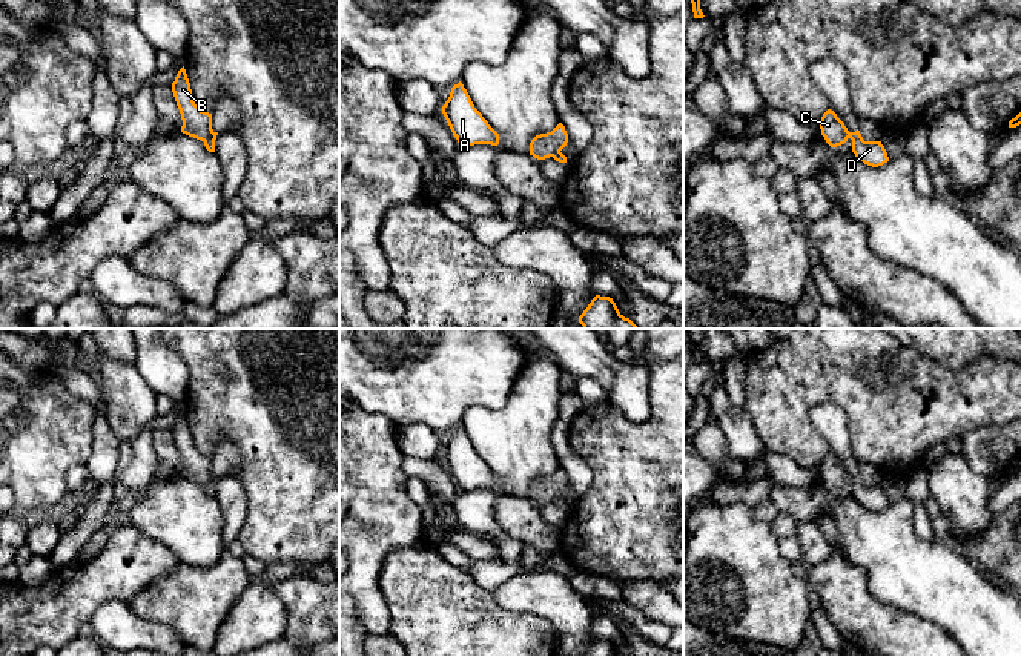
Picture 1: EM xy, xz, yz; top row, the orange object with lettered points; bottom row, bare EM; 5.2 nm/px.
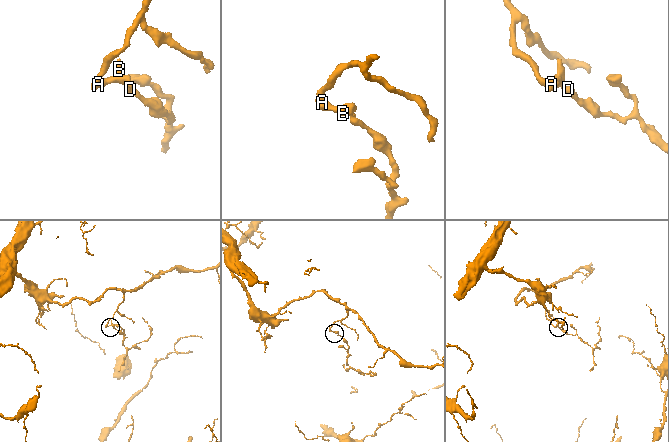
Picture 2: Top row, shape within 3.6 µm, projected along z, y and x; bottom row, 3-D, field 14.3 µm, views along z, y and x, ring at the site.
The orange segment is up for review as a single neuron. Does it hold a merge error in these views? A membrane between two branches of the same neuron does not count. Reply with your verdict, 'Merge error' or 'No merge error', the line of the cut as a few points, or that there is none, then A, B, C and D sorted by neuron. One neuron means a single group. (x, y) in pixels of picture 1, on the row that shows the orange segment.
Merge error. Split along xy (214, 132), (204, 142). Groups: A B C / D

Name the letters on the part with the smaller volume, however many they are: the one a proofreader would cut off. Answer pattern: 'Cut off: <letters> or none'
Cut off: D

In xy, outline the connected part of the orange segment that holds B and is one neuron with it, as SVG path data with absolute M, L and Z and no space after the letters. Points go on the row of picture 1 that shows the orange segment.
M184 66L172 83L172 92L183 120L181 132L201 141L209 140L213 135L212 114L195 104Z

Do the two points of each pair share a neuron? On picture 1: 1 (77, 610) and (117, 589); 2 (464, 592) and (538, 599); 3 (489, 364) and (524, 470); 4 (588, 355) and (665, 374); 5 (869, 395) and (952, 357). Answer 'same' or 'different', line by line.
1: same
2: different
3: different
4: different
5: different

